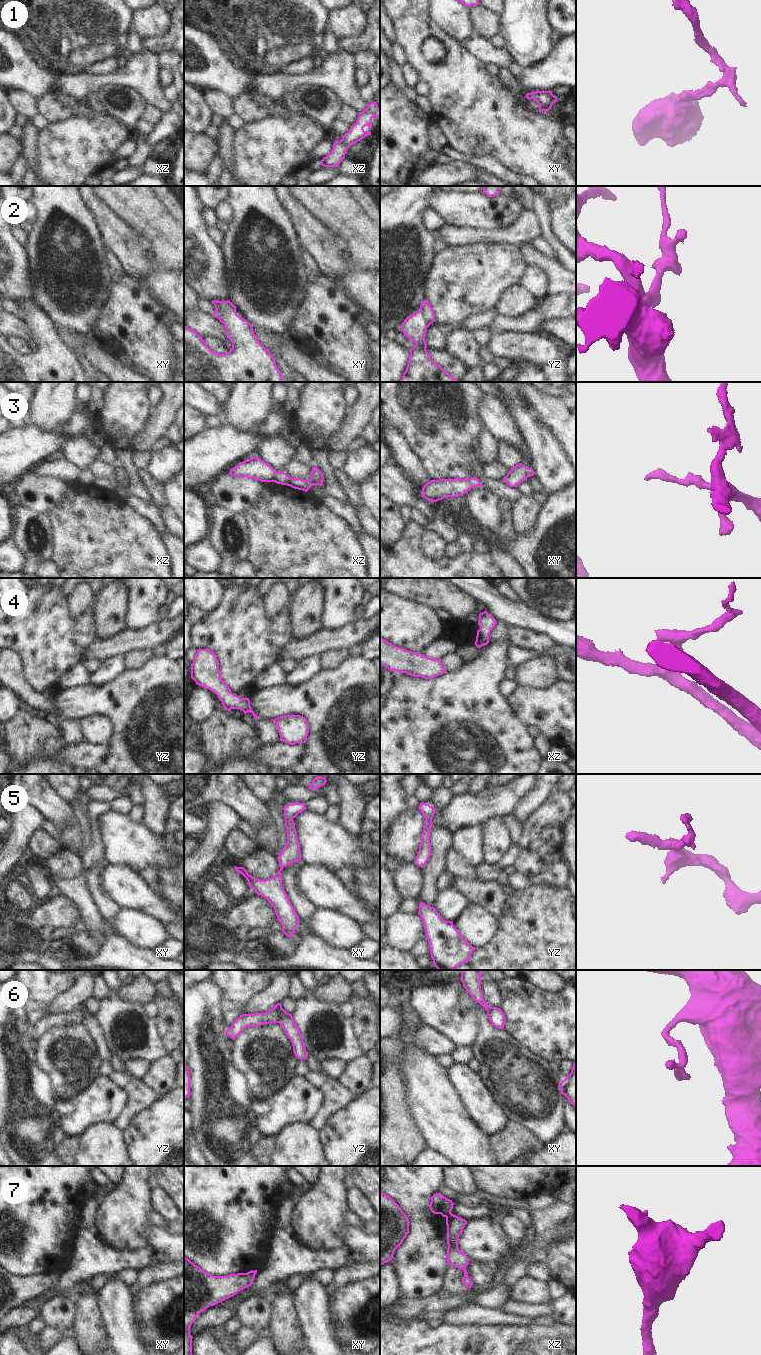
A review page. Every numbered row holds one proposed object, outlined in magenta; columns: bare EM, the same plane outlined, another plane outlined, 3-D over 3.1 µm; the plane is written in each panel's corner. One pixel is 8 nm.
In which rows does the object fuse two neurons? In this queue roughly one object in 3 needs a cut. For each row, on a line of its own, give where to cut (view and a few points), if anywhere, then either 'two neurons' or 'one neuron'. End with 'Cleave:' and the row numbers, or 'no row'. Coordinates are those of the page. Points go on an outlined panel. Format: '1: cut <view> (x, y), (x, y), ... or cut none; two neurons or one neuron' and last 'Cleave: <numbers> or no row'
1: cut xz (340, 140), (347, 147); two neurons
2: cut yz (419, 311), (430, 323); two neurons
3: cut none; one neuron
4: cut none; one neuron
5: cut none; one neuron
6: cut yz (274, 1006), (280, 1010), (277, 1022); two neurons
7: cut xz (450, 1212), (446, 1217); two neurons
Cleave: 1, 2, 6, 7

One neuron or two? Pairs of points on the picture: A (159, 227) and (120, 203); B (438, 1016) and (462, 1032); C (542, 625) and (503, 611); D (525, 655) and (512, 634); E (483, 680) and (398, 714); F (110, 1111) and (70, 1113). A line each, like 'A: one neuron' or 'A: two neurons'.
A: one neuron
B: one neuron
C: one neuron
D: two neurons
E: one neuron
F: one neuron

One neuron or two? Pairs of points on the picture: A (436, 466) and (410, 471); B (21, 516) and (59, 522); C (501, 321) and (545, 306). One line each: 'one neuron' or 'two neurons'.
A: two neurons
B: two neurons
C: one neuron

